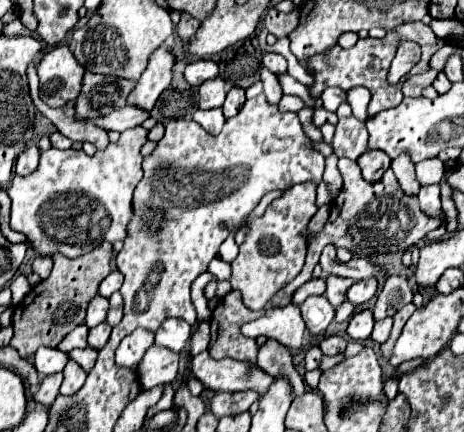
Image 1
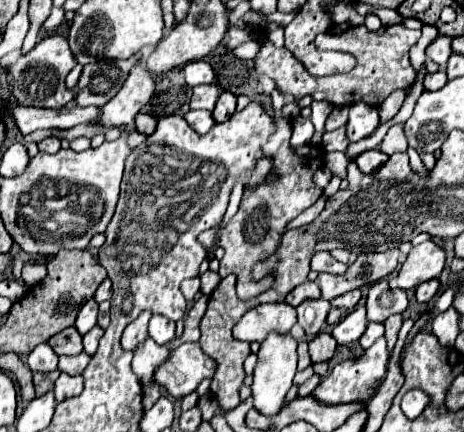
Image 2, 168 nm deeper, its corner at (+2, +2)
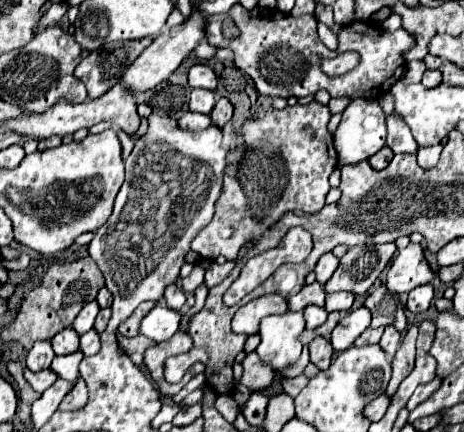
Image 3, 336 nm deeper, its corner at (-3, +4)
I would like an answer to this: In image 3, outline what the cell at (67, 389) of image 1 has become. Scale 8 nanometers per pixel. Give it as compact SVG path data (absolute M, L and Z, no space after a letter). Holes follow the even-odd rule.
M79 377L79 379L75 381L75 387L73 387L73 389L65 395L65 399L61 401L59 409L61 409L61 411L79 409L79 407L83 407L85 403L87 403L87 385L85 385L83 377Z

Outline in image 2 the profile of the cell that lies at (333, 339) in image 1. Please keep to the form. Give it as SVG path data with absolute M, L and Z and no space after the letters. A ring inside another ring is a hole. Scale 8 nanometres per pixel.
M318 333L310 343L308 343L308 351L312 357L312 363L324 363L330 361L334 351L336 351L336 341L330 333Z

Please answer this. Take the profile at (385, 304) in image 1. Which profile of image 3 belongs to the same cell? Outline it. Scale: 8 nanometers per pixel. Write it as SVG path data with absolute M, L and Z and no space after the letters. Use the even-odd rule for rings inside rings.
M385 285L377 287L365 301L365 307L371 309L373 321L371 327L385 327L385 325L395 325L399 331L405 329L407 317L405 317L405 307L399 299L399 295L387 291Z

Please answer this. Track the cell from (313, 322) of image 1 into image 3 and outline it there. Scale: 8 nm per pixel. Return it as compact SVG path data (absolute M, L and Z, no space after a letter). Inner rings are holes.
M315 305L305 307L303 309L303 315L305 315L305 321L307 321L307 329L317 329L327 319L325 307L315 307Z

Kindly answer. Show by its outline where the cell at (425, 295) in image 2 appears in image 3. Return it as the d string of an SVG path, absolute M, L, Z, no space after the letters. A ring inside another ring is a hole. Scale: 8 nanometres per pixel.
M419 285L415 287L411 293L409 293L409 299L407 299L407 309L411 313L423 313L429 309L429 305L433 303L433 285Z

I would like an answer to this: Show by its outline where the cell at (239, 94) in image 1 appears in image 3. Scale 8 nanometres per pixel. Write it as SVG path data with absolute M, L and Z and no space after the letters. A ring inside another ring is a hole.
M221 97L217 101L217 105L213 107L213 111L211 111L211 119L213 119L213 123L217 127L223 127L225 123L231 121L231 117L233 117L233 105L231 105L231 101L227 97Z

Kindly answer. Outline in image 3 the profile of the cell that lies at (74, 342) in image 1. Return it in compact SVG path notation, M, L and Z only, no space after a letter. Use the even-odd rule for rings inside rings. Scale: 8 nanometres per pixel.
M67 327L63 331L59 331L53 339L51 339L51 345L53 345L53 351L55 355L69 355L69 353L75 353L79 351L79 335L73 327Z

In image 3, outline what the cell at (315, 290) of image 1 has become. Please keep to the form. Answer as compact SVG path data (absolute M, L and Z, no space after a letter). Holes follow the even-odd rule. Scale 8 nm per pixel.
M315 281L311 285L305 285L297 295L293 295L289 299L289 309L291 311L301 311L307 305L319 305L319 307L325 305L325 289L323 289L321 283Z

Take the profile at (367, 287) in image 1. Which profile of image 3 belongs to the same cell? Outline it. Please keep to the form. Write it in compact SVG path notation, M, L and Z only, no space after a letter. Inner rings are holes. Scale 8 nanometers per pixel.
M341 291L341 293L331 293L327 295L327 303L325 303L325 309L331 313L331 311L349 311L351 305L353 305L353 299L355 295L347 293L347 291Z

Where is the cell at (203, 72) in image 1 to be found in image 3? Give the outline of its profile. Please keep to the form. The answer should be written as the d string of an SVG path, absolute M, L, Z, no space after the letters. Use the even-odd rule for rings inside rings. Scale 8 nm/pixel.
M197 63L189 69L189 85L191 87L201 87L201 89L211 89L215 91L217 87L217 75L215 71L205 65L205 63Z

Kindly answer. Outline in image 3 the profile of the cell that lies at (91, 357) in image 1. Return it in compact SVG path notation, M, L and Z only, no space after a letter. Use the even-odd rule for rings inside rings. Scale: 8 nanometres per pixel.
M75 351L71 355L63 355L63 357L55 357L53 363L51 363L51 369L61 377L61 379L67 379L67 381L75 381L79 377L79 363L83 361L83 353L81 351Z

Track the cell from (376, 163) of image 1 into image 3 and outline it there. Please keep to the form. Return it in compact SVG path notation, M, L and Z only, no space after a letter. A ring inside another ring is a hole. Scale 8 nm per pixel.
M383 147L381 151L377 151L375 155L371 155L369 163L373 169L385 169L389 165L389 161L393 159L393 151L389 147Z

